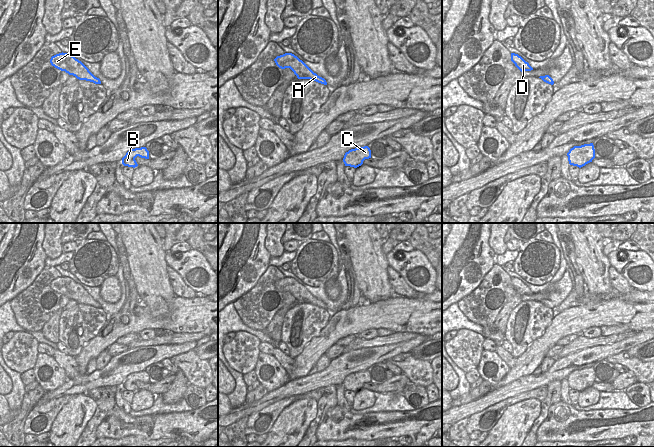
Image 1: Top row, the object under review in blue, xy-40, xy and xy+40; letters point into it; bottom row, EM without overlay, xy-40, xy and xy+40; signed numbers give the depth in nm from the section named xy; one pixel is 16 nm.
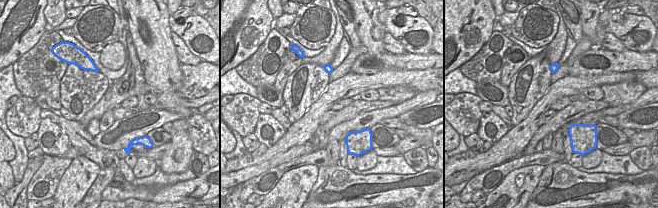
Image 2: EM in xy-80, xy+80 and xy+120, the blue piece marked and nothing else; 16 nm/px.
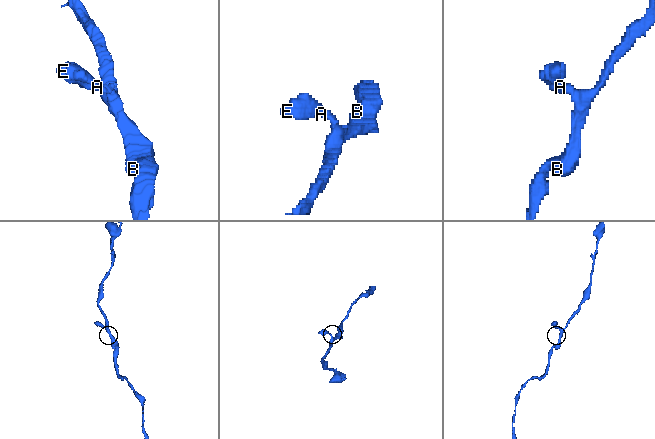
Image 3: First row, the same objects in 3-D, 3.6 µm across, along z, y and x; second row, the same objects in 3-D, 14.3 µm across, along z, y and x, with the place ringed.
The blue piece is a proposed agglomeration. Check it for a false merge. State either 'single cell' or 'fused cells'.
single cell

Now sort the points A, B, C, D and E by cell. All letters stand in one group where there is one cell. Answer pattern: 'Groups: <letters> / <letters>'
Groups: A B C D E

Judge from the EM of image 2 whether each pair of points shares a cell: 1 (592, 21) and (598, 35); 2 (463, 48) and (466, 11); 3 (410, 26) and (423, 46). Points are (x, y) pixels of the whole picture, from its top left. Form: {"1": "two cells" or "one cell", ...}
{"1": "one cell", "2": "one cell", "3": "one cell"}

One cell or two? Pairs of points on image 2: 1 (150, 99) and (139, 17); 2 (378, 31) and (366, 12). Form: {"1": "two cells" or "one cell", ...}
{"1": "two cells", "2": "one cell"}

